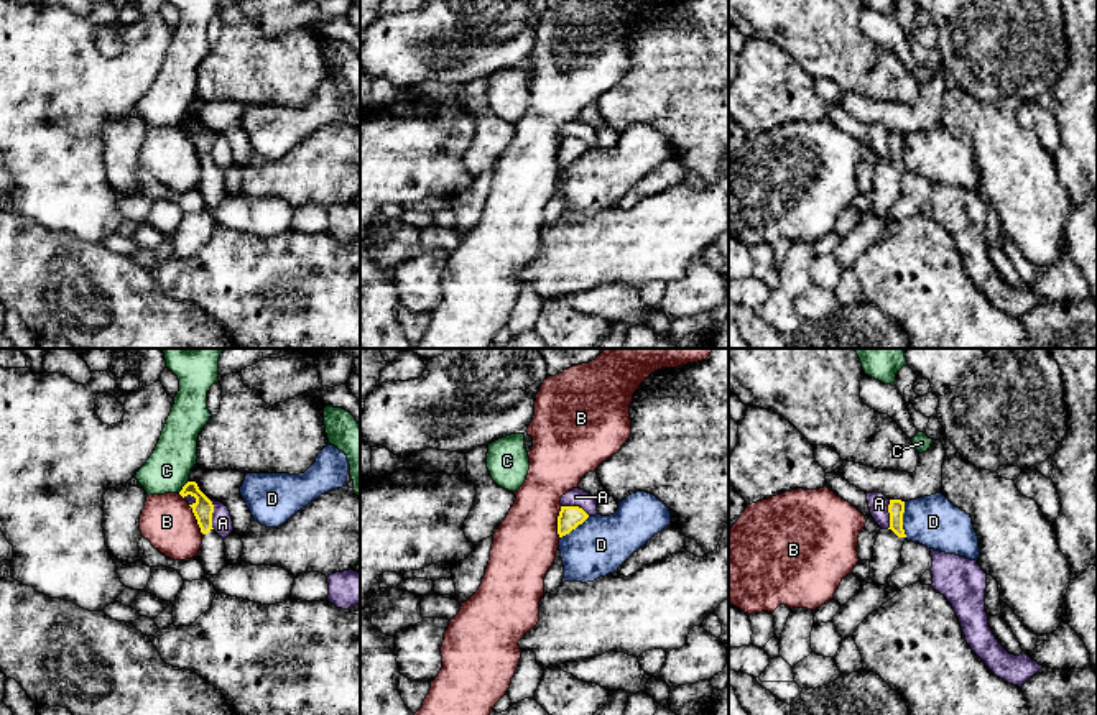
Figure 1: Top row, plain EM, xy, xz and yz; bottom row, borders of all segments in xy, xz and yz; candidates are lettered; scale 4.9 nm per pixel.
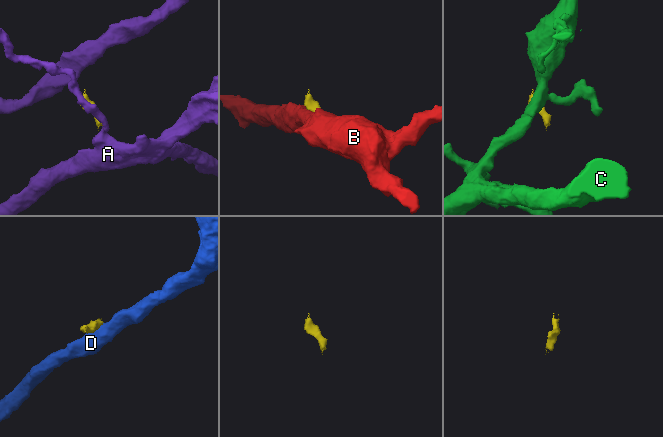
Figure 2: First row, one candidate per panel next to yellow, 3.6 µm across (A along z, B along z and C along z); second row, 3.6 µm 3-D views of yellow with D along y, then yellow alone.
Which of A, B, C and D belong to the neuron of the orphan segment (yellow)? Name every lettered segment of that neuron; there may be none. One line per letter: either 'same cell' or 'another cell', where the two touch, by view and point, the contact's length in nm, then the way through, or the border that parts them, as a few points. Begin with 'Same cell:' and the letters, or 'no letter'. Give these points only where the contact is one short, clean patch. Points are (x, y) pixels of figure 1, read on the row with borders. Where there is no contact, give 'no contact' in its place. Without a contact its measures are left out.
Same cell: no letter
A: another cell; meets yellow in xy at (212, 512); contact 160 nm long; border along xy (208, 498), (212, 505), (214, 528)
B: another cell; meets yellow in xz at (558, 523); contact 160 nm long
C: another cell; meets yellow in xy at (183, 487); contact 80 nm long; border along xy (188, 480), (178, 492)
D: another cell; meets yellow in yz at (902, 520); contact 180 nm long; border along yz (903, 502), (903, 533), (907, 536)

